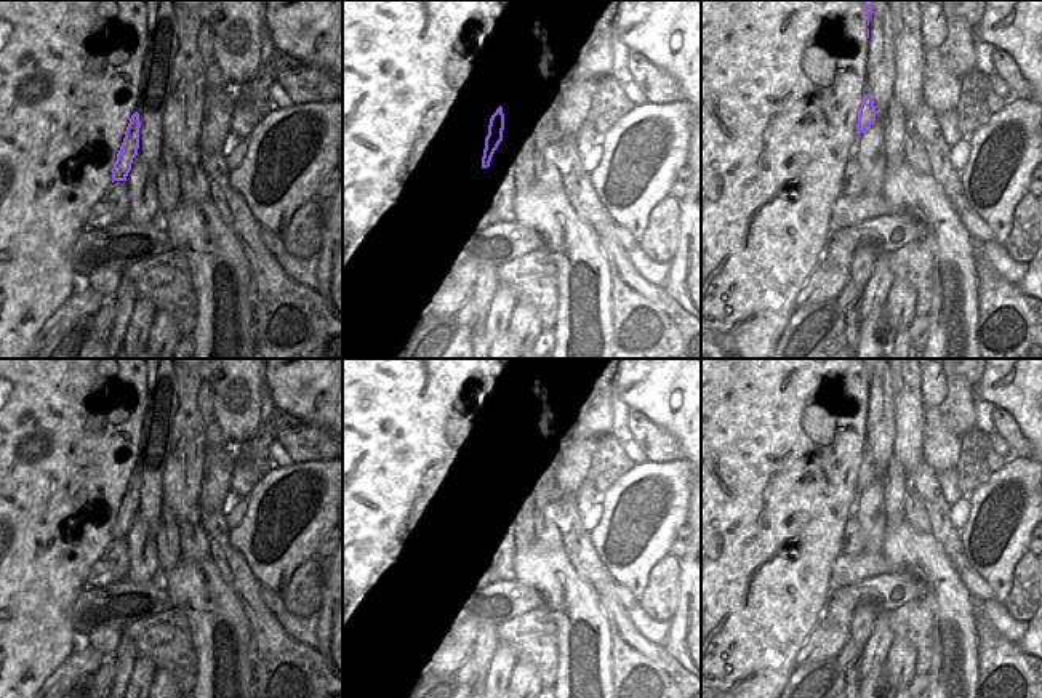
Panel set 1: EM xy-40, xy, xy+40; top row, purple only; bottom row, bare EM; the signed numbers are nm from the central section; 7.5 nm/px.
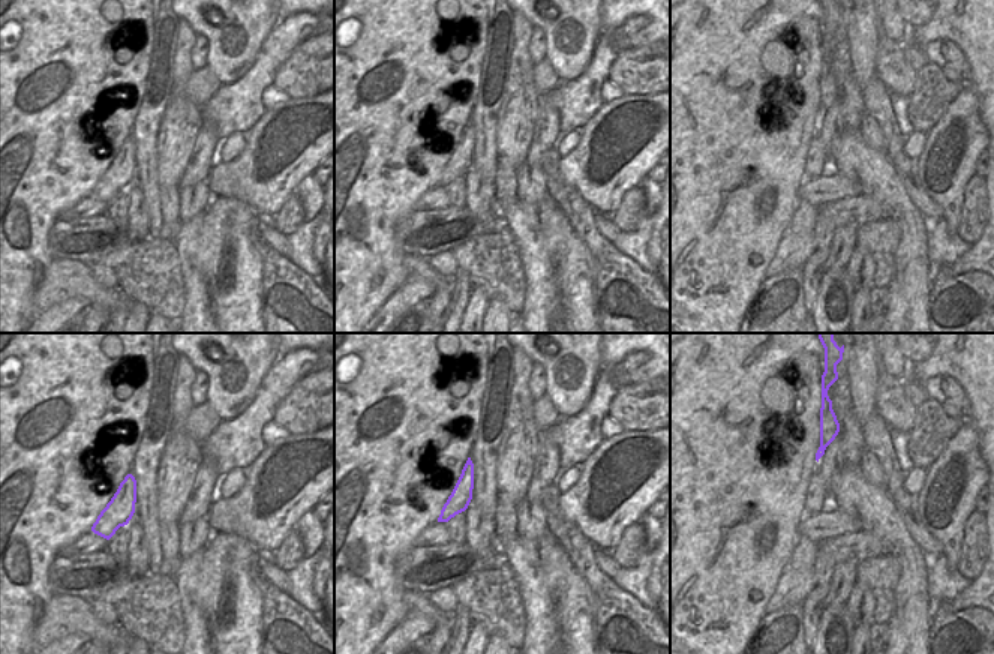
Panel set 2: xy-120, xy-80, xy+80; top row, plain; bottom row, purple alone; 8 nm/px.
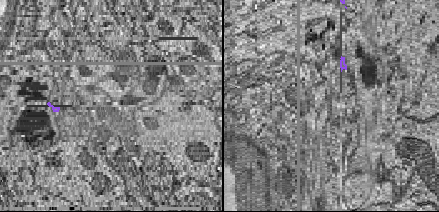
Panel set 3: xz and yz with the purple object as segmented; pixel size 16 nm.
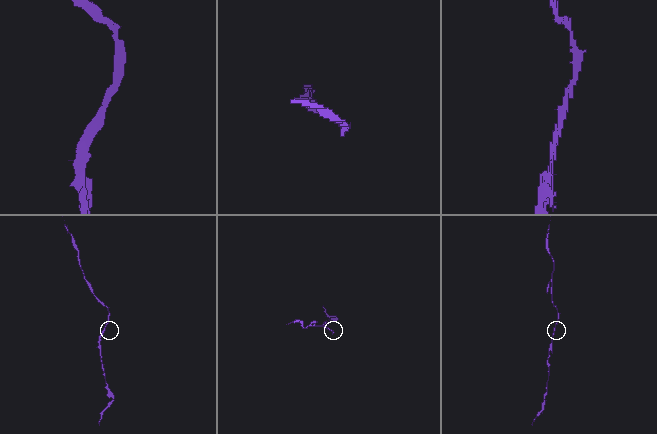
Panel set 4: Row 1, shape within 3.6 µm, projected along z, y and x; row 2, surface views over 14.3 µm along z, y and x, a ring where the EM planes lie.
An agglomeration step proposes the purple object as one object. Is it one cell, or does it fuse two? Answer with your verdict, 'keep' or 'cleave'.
keep

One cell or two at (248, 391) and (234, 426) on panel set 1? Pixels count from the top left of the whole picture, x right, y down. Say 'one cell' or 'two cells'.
one cell

